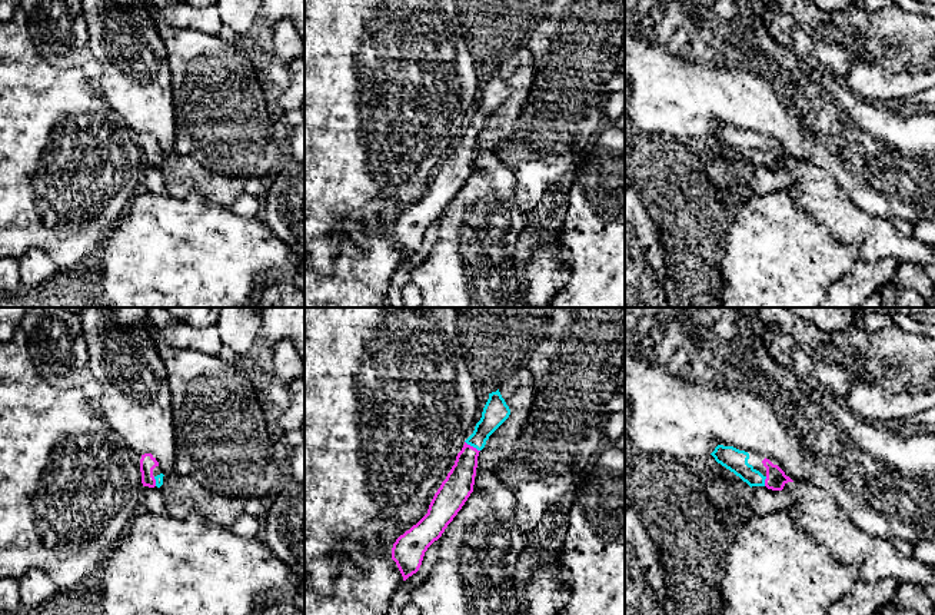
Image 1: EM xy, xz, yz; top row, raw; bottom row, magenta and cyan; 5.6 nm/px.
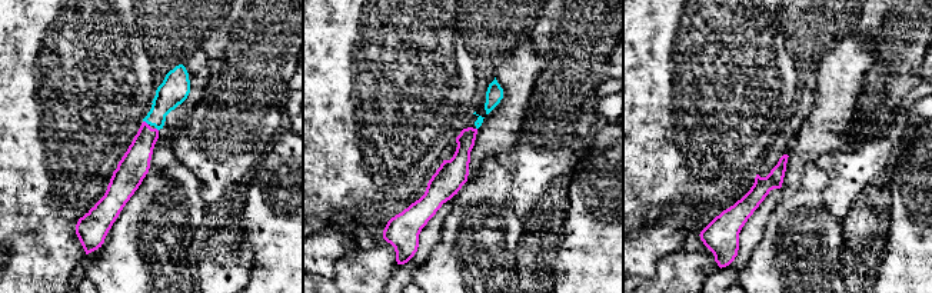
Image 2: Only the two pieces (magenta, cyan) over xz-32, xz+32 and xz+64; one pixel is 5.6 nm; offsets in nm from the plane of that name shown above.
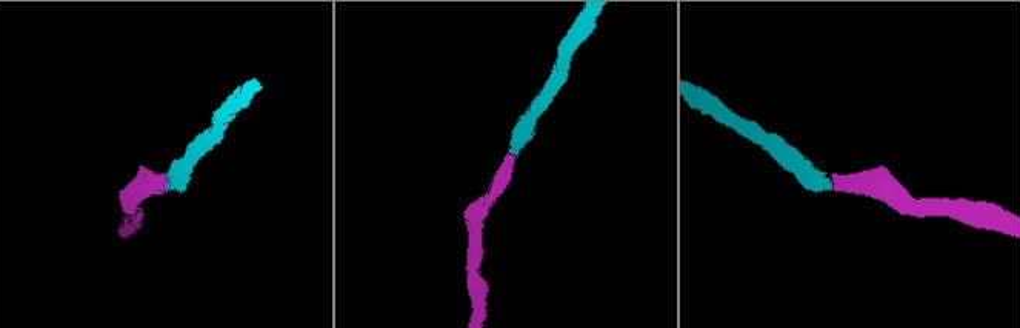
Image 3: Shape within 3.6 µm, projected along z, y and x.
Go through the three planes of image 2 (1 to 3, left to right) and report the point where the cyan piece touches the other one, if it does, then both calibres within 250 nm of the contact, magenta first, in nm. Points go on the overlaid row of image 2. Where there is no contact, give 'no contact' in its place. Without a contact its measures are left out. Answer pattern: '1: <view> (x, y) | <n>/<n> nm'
1: xz-32 (146, 123) | 170/160 nm
2: no contact
3: no contact

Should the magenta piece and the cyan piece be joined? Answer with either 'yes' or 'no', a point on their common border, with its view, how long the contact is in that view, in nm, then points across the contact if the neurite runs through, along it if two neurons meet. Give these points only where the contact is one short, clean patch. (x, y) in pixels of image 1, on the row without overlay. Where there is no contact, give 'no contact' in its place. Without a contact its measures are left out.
yes; contact xz (472, 126); length 110 nm; way xz (456, 168), (472, 126), (495, 92)

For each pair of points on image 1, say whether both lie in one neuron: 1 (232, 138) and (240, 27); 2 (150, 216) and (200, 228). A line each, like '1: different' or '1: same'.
1: different
2: same

